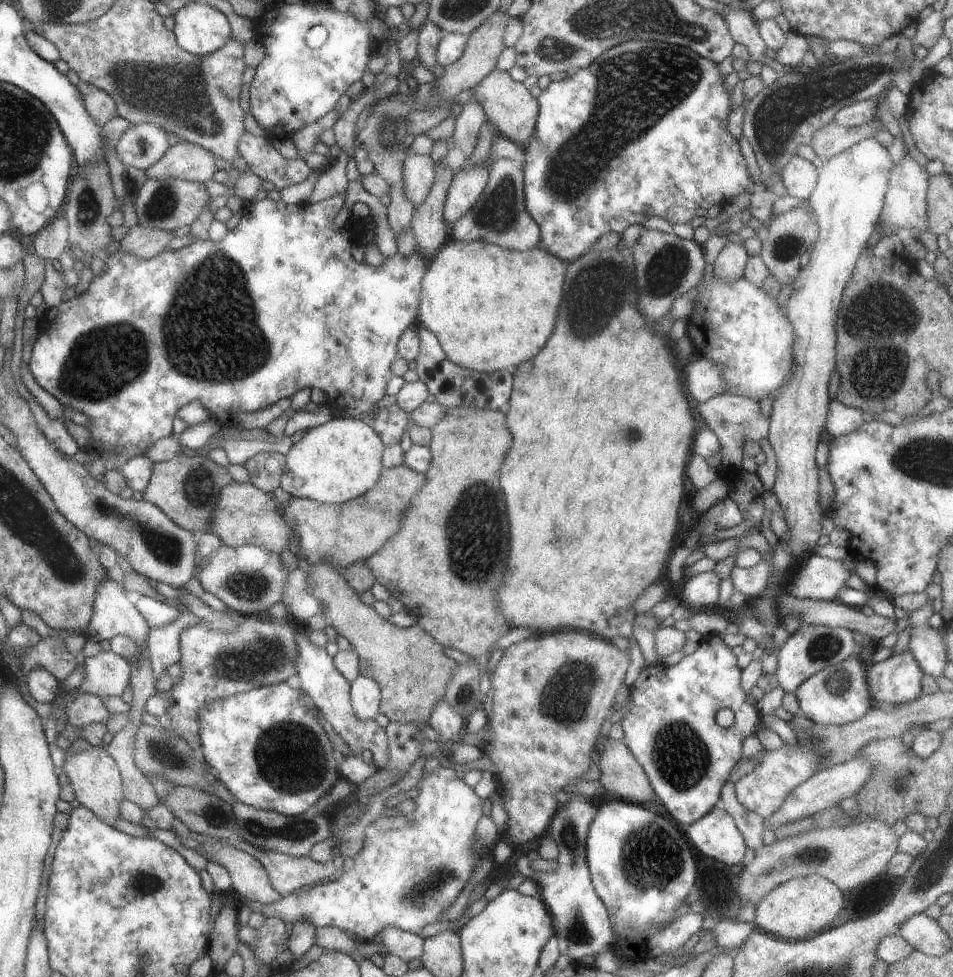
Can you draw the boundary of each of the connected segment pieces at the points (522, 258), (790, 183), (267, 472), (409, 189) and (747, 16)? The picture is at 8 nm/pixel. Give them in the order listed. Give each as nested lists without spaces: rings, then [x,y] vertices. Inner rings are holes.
[[[449,237],[426,262],[425,272],[420,280],[415,325],[425,327],[435,335],[445,358],[454,365],[479,371],[480,373],[492,373],[495,370],[503,370],[503,368],[507,368],[507,370],[515,368],[520,362],[531,358],[545,344],[545,340],[549,338],[561,300],[564,268],[567,264],[539,247],[531,247],[524,251],[512,251],[486,242],[465,242]]]
[[[795,154],[782,168],[779,178],[785,187],[786,194],[804,200],[813,190],[817,175],[817,168],[811,162]]]
[[[261,451],[248,458],[243,464],[248,482],[255,488],[272,493],[278,487],[278,480],[284,471],[284,456],[275,451]]]
[[[407,153],[402,162],[402,183],[405,196],[414,208],[422,203],[434,179],[434,164],[428,155]]]
[[[725,6],[720,15],[725,21],[733,42],[743,44],[748,50],[750,59],[761,64],[761,57],[765,55],[766,46],[758,35],[751,12]]]

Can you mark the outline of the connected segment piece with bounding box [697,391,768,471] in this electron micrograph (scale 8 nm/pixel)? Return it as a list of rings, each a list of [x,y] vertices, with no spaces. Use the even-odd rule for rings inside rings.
[[[725,391],[707,400],[699,401],[697,412],[705,422],[705,426],[714,432],[719,440],[722,469],[734,468],[735,471],[740,469],[740,462],[743,460],[741,447],[745,442],[759,442],[762,438],[766,438],[768,433],[768,420],[766,416],[762,416],[764,410],[761,410],[757,401],[746,396]]]

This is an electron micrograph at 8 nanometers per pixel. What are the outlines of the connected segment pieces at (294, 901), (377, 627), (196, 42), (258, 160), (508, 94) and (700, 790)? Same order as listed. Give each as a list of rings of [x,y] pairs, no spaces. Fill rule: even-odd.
[[[443,767],[427,774],[421,768],[421,778],[407,795],[414,800],[415,808],[404,816],[402,827],[367,834],[362,849],[353,858],[354,865],[350,870],[331,882],[306,890],[297,889],[269,905],[250,901],[252,912],[260,912],[264,916],[274,915],[292,925],[305,921],[314,929],[335,927],[359,942],[377,937],[378,932],[387,925],[417,935],[426,924],[437,922],[439,914],[461,892],[477,859],[483,853],[489,854],[486,847],[473,847],[473,831],[482,817],[482,800],[473,793],[471,787],[454,775],[453,770]]]
[[[321,561],[311,565],[306,572],[306,587],[311,589],[311,596],[316,598],[322,606],[321,613],[326,626],[331,626],[339,636],[343,636],[349,642],[358,658],[359,675],[372,678],[380,690],[380,703],[378,712],[389,721],[400,723],[425,723],[434,707],[434,704],[442,698],[446,684],[451,675],[456,672],[458,664],[443,652],[443,646],[423,632],[417,625],[410,627],[396,627],[387,622],[375,609],[359,601],[354,590],[349,588],[337,568],[327,561]]]
[[[188,2],[174,11],[174,34],[177,46],[185,52],[204,55],[223,46],[230,37],[227,18],[203,2]]]
[[[244,132],[238,140],[237,148],[238,156],[247,164],[247,170],[258,176],[267,188],[280,191],[299,184],[311,171],[299,157],[281,157],[265,136],[253,136]]]
[[[494,68],[473,85],[470,92],[470,98],[482,106],[485,119],[494,126],[499,136],[505,136],[517,146],[524,147],[531,135],[534,135],[538,113],[536,98],[527,91],[522,82],[514,81],[508,72]]]
[[[711,635],[676,664],[645,664],[629,686],[629,712],[619,721],[622,728],[621,741],[643,769],[656,800],[679,824],[691,824],[715,807],[729,771],[741,757],[741,740],[755,732],[759,710],[755,704],[747,702],[747,696],[739,686],[740,674],[731,648],[719,635]],[[719,708],[729,708],[733,712],[734,722],[729,728],[722,728],[715,723],[715,712]]]

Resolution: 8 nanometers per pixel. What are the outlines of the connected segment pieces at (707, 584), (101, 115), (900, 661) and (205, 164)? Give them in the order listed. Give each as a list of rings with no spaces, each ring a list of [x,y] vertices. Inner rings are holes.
[[[705,571],[687,579],[681,594],[681,604],[693,612],[712,608],[717,600],[720,579],[714,571]]]
[[[81,81],[77,82],[75,88],[81,95],[85,110],[100,127],[107,120],[111,120],[111,118],[116,116],[115,103],[106,92]]]
[[[907,650],[876,663],[870,662],[866,683],[872,704],[894,705],[913,700],[921,693],[919,680],[922,674]]]
[[[179,141],[171,145],[157,162],[144,170],[145,176],[205,183],[218,170],[215,166],[216,159],[214,154],[199,145]]]

